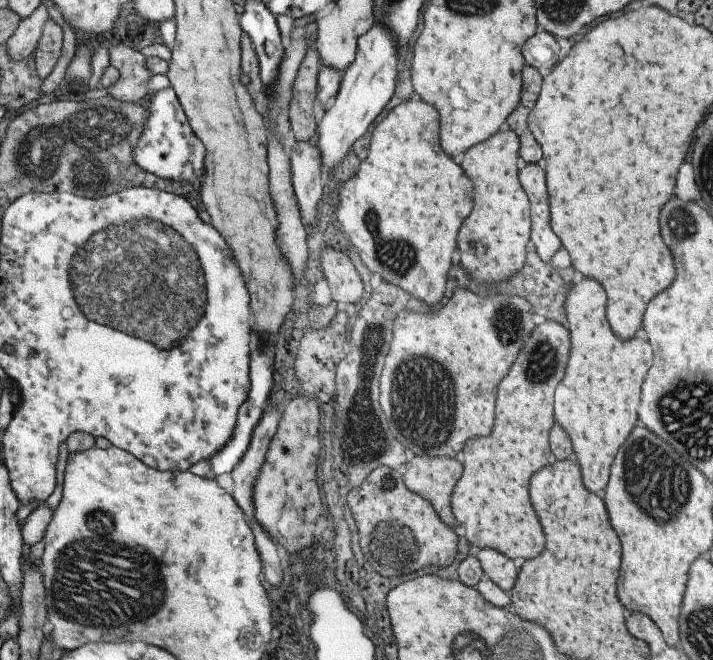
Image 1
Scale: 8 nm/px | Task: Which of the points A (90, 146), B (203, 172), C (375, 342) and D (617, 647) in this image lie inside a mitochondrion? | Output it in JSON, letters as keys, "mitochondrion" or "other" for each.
{"A":"mitochondrion","B":"other","C":"mitochondrion","D":"other"}

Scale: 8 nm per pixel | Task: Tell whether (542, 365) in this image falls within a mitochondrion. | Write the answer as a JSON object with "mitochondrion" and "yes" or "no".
{"mitochondrion":"yes"}

